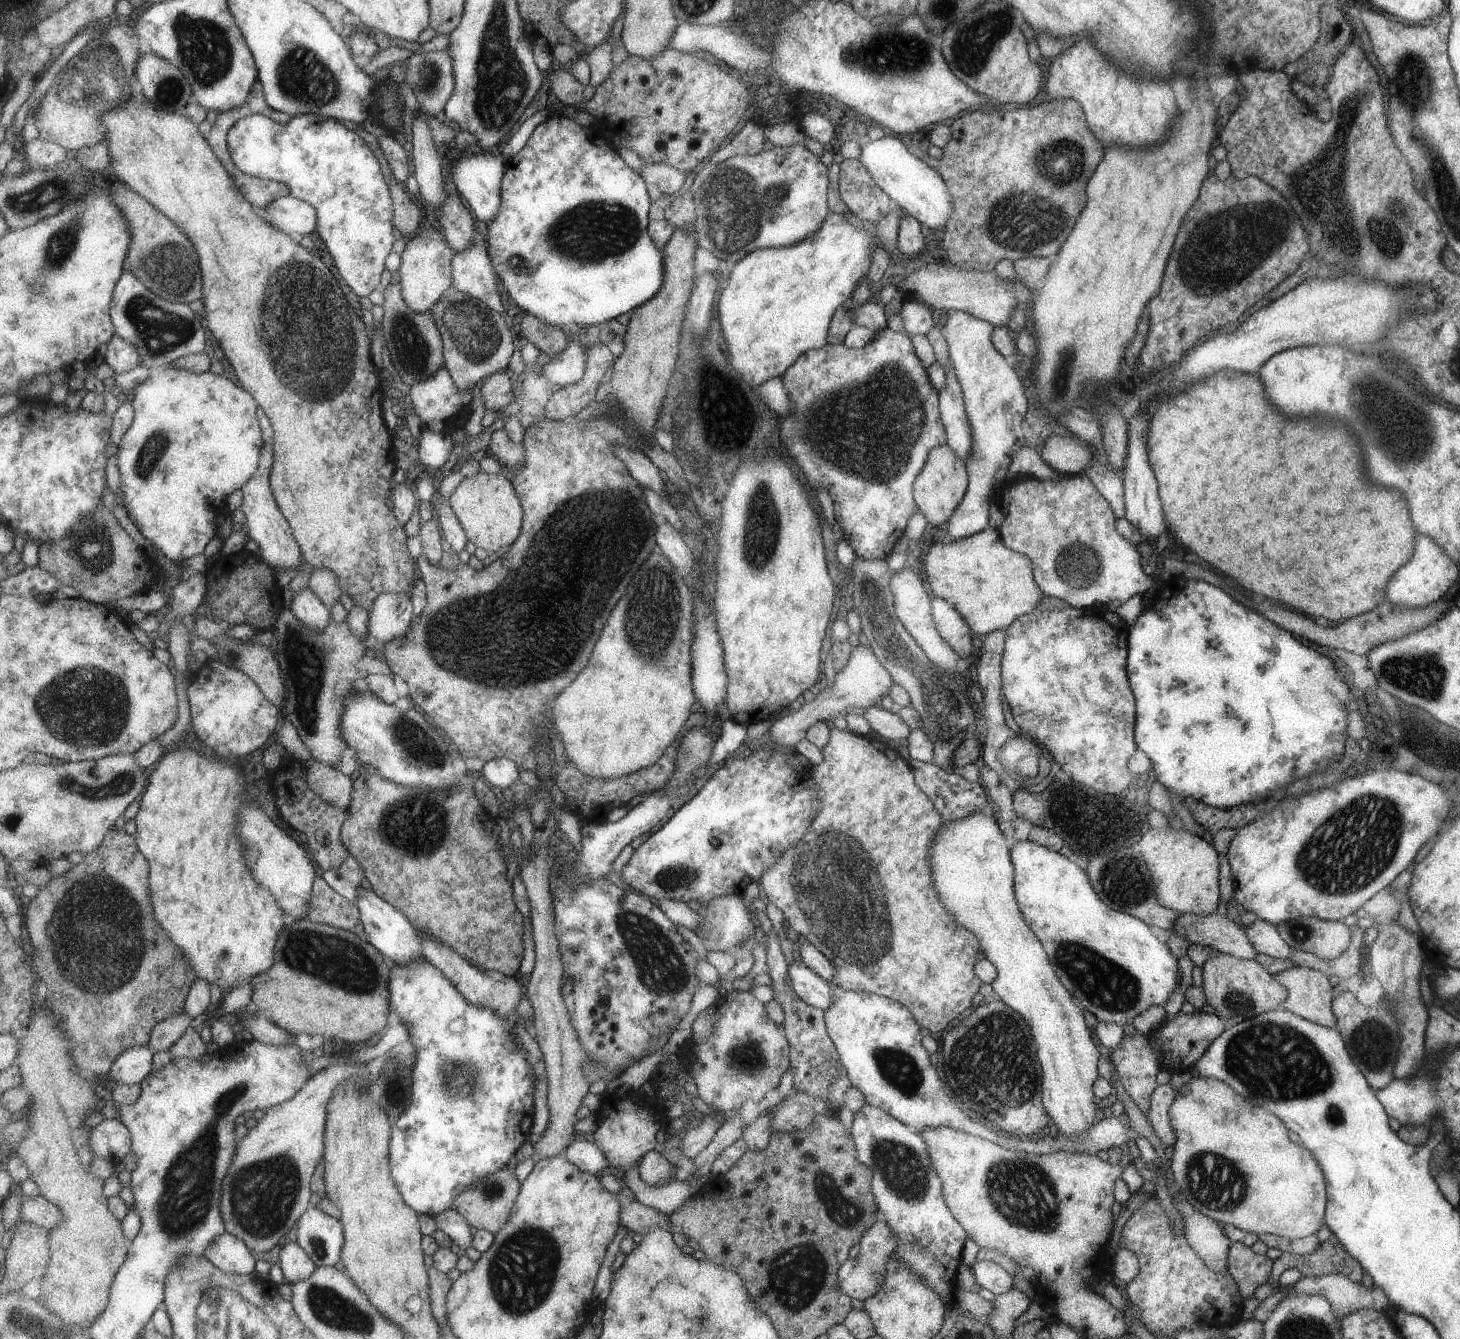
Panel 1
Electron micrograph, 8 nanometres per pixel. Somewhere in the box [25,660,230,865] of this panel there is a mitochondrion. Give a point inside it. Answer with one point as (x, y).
(89, 710)

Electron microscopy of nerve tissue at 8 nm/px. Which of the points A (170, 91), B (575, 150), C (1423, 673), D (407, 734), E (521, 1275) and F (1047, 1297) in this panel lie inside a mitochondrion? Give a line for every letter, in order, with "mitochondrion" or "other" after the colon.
A: mitochondrion
B: other
C: mitochondrion
D: mitochondrion
E: mitochondrion
F: other

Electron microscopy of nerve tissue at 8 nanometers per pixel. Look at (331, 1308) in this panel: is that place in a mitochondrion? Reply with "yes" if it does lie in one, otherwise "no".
yes

